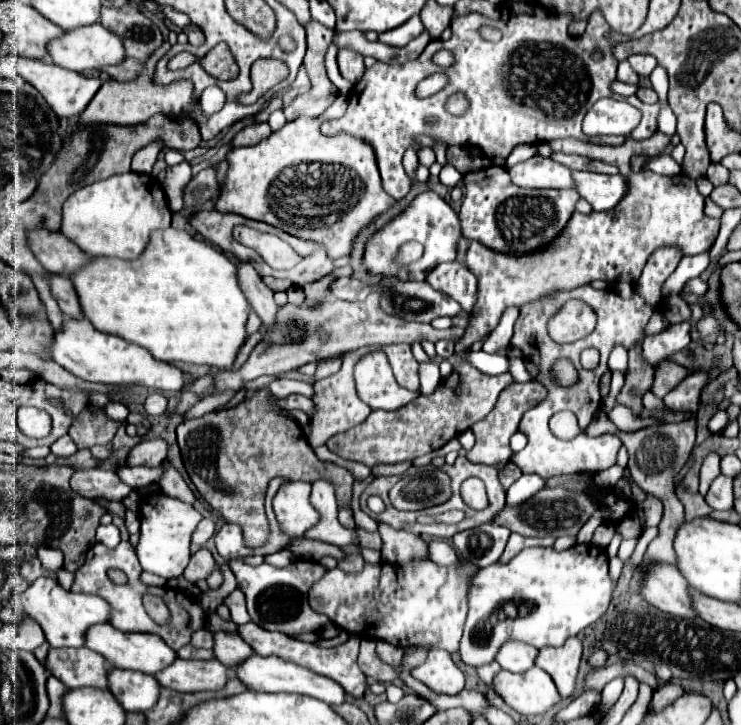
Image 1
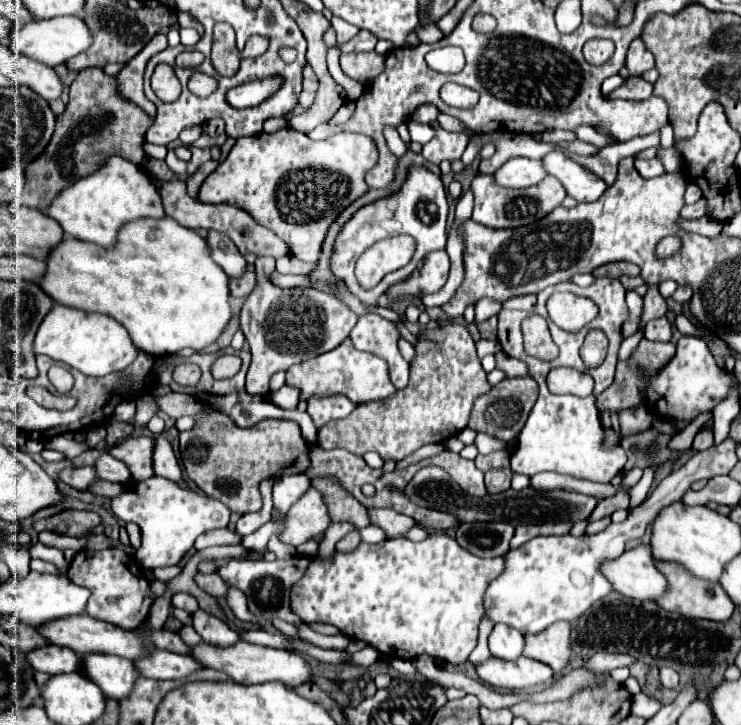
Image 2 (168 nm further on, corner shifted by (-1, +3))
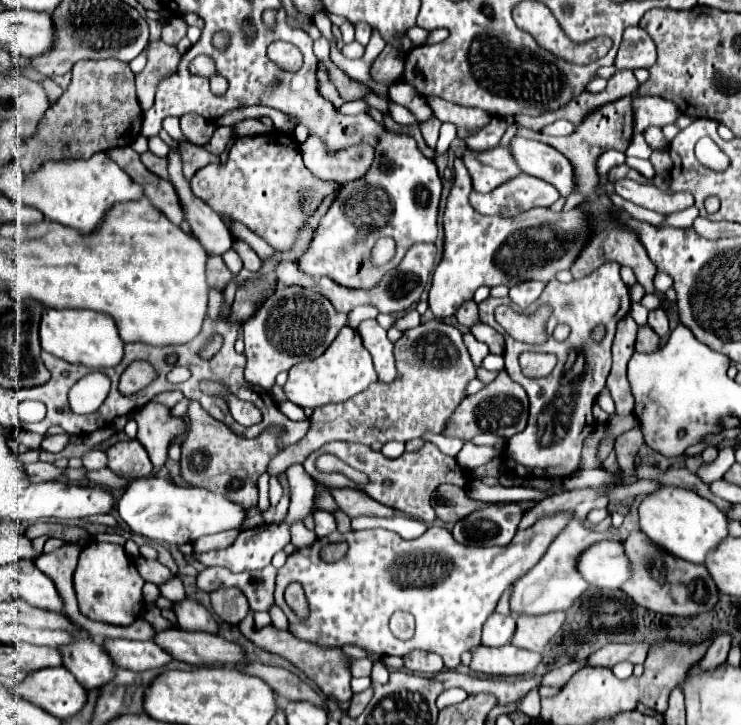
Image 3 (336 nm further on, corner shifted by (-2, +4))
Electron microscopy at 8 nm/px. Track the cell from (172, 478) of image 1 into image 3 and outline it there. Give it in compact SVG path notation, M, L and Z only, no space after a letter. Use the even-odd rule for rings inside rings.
M146 403L134 413L138 423L138 441L148 451L154 469L162 469L168 461L168 445L184 433L184 421L170 417L160 403Z

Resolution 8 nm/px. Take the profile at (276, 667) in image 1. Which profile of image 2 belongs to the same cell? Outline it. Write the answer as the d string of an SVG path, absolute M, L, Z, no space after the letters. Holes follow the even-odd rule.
M201 642L191 648L191 656L205 668L215 668L231 676L237 684L261 684L261 682L283 682L285 686L299 686L303 682L311 682L311 668L309 664L293 650L277 650L277 648L265 648L255 646L247 642L237 642L231 646L213 646L207 642Z

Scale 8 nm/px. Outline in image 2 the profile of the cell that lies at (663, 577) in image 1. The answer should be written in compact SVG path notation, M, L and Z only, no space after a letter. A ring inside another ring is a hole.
M649 544L629 548L615 560L603 560L601 572L615 592L635 600L655 600L667 588L667 582L653 564Z

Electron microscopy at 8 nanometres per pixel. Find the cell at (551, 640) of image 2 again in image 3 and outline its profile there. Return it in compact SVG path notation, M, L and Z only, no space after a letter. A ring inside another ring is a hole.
M548 613L540 617L518 617L516 635L512 639L512 645L528 651L542 653L544 647L550 643L550 639L560 631L564 623L564 613Z

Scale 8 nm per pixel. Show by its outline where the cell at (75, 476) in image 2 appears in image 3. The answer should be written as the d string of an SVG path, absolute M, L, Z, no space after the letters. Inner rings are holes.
M38 461L38 463L26 463L24 471L30 475L30 479L34 483L40 483L40 481L56 481L56 479L60 479L66 469L60 469L60 467L52 465L52 463Z

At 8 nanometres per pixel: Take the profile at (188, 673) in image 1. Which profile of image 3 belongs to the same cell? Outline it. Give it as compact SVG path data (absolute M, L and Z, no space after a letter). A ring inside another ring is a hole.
M106 639L104 647L112 655L112 659L116 659L118 667L124 667L136 673L146 671L146 669L158 669L172 661L172 655L168 655L154 641Z

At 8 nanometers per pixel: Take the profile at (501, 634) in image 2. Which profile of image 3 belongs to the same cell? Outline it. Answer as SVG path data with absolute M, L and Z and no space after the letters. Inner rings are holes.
M492 613L488 617L488 621L484 623L482 645L486 645L486 647L504 647L512 641L514 631L516 631L516 619L514 617Z

